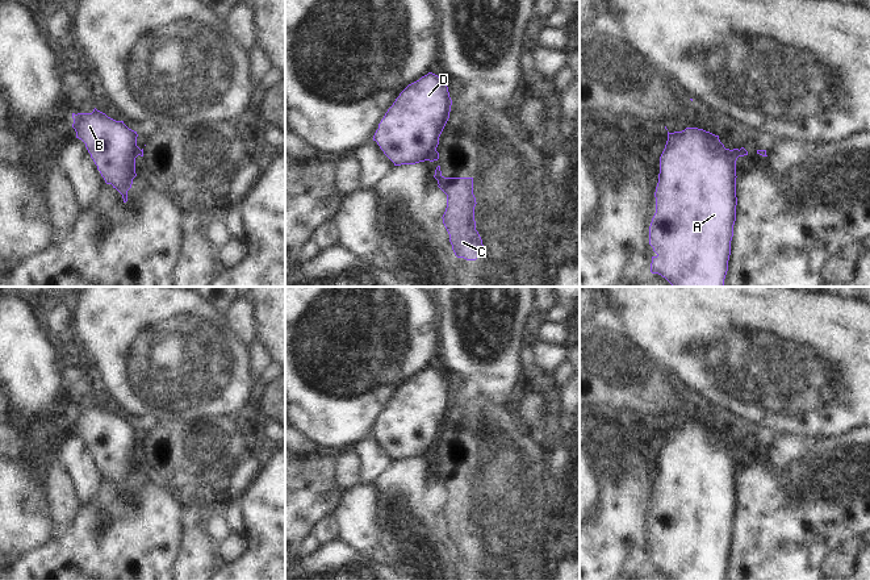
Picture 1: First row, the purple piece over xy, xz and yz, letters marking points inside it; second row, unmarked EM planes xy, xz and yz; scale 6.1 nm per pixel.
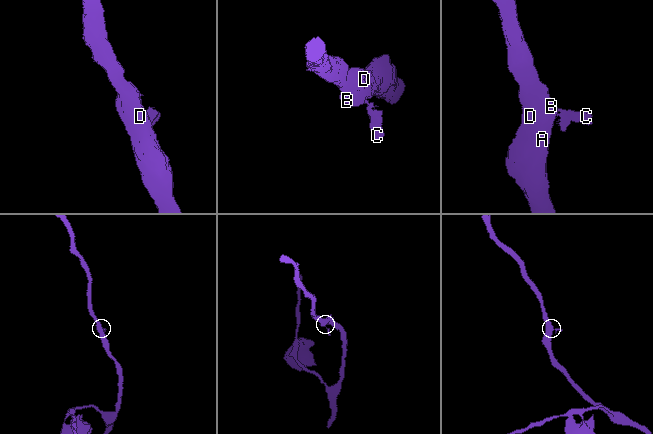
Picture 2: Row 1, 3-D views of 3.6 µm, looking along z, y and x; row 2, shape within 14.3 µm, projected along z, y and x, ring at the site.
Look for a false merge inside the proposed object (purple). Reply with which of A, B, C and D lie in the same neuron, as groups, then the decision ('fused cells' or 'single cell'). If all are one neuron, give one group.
groups A B D / C; fused cells

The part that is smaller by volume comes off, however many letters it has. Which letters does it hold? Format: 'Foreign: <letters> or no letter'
Foreign: C

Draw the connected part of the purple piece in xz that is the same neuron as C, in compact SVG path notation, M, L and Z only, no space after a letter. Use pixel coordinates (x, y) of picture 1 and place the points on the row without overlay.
M440 460L434 472L447 489L443 518L449 529L452 544L457 552L476 555L482 546L482 534L476 525L473 472L444 472Z

